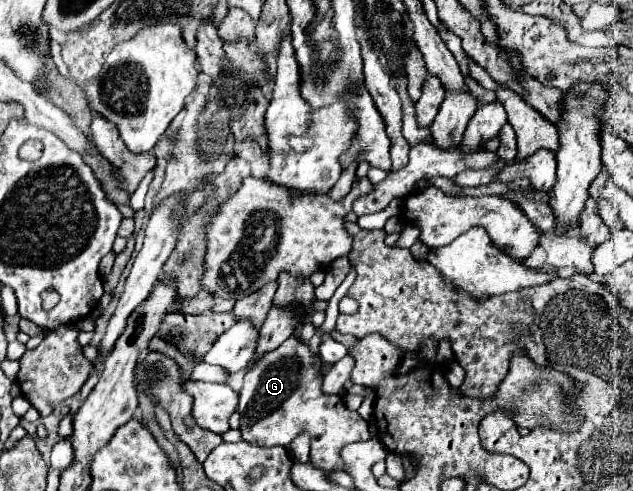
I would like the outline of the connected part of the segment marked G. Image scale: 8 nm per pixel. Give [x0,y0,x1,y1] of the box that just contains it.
[238,336,370,470]

